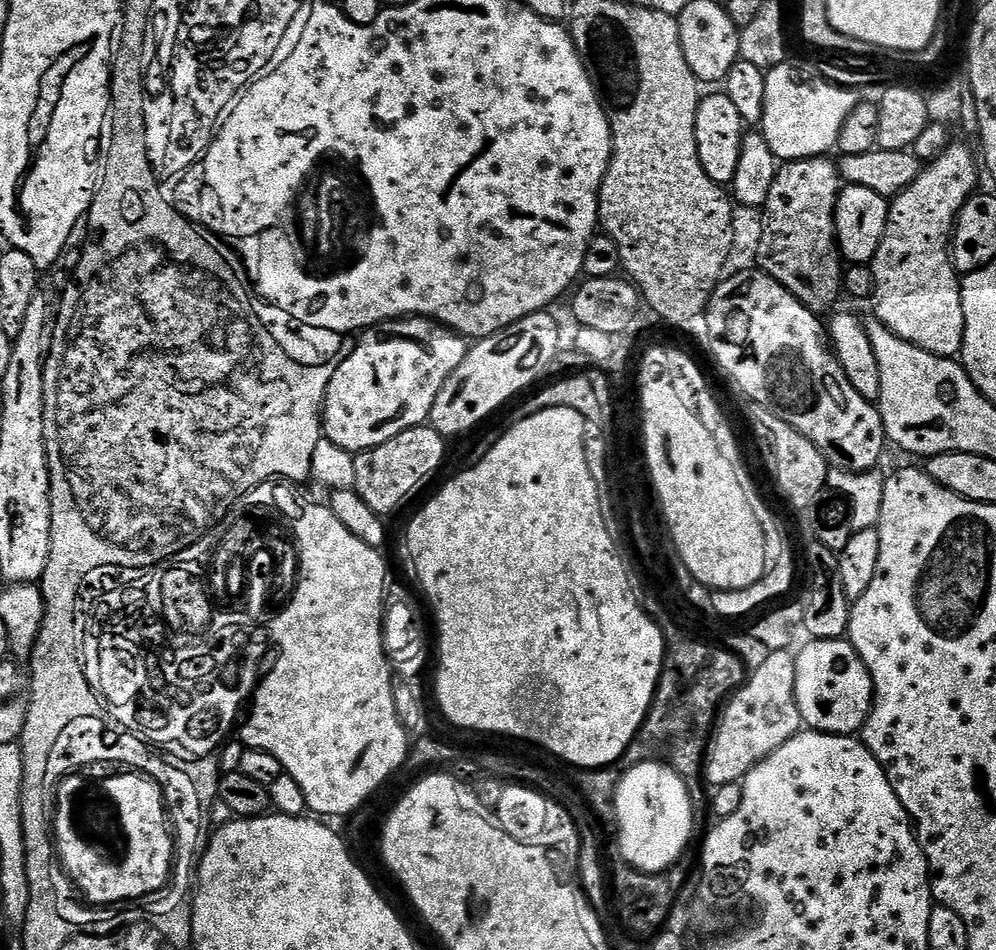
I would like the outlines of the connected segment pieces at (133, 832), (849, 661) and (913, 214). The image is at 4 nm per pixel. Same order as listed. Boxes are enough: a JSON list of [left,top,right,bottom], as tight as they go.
[[52,770,174,902],[795,638,872,736],[870,142,978,357]]

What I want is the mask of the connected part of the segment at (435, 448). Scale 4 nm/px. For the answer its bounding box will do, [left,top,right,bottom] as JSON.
[354,426,446,517]

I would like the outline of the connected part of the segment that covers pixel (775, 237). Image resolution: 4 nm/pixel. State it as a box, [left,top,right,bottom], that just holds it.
[756,155,842,314]

